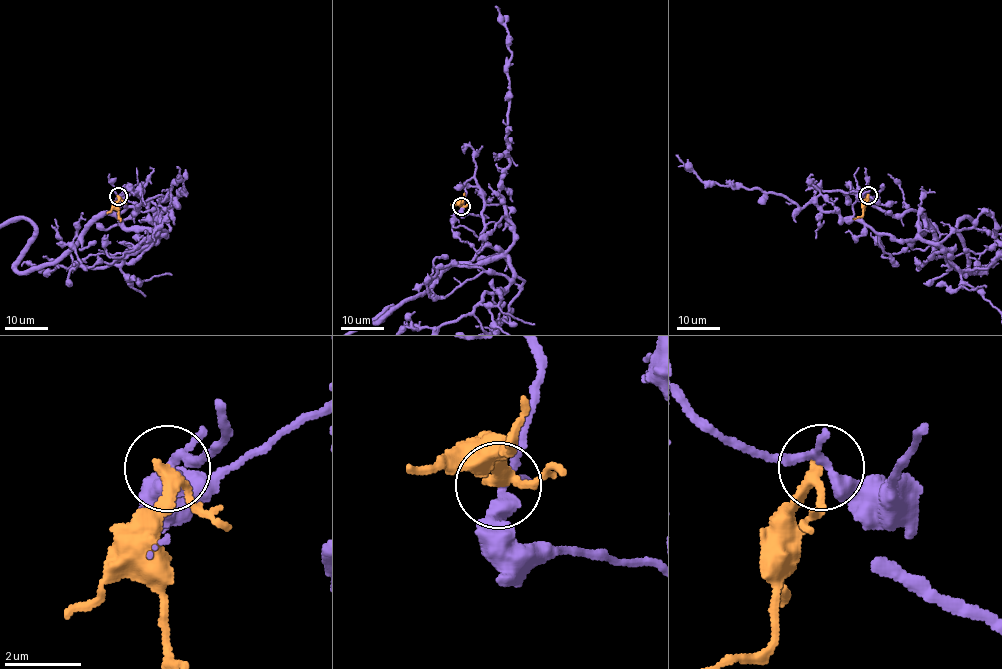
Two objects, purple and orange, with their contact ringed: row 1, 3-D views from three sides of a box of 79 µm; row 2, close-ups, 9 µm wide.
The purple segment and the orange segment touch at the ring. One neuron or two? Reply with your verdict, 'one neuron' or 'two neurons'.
two neurons

